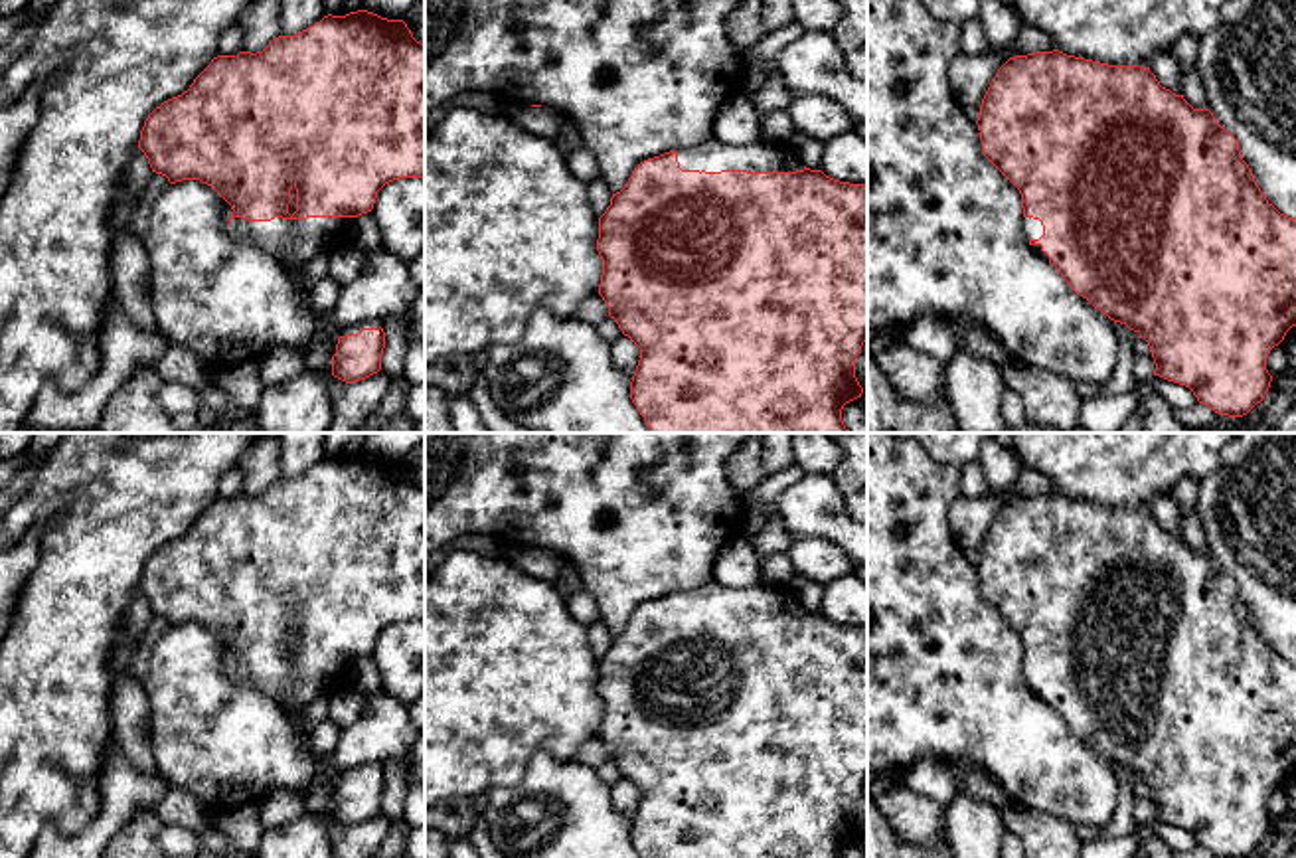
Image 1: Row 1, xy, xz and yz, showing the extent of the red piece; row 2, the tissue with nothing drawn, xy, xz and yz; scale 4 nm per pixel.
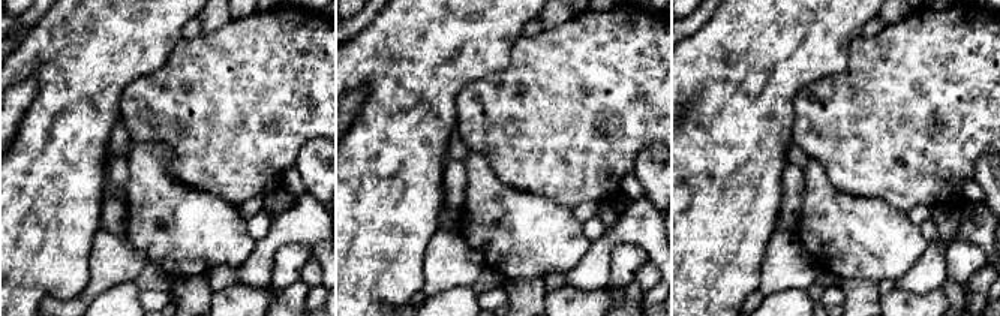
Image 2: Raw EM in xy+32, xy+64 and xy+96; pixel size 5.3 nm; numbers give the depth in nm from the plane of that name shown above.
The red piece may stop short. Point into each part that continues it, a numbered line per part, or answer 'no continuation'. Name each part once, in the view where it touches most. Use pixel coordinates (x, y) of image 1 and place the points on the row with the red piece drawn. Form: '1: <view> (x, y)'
1: xz (712, 157)

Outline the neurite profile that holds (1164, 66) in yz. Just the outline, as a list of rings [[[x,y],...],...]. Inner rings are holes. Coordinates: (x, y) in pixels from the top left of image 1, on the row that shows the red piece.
[[[1172,49],[1156,51],[1150,57],[1148,67],[1162,87],[1170,89],[1175,95],[1181,95],[1181,69]]]

